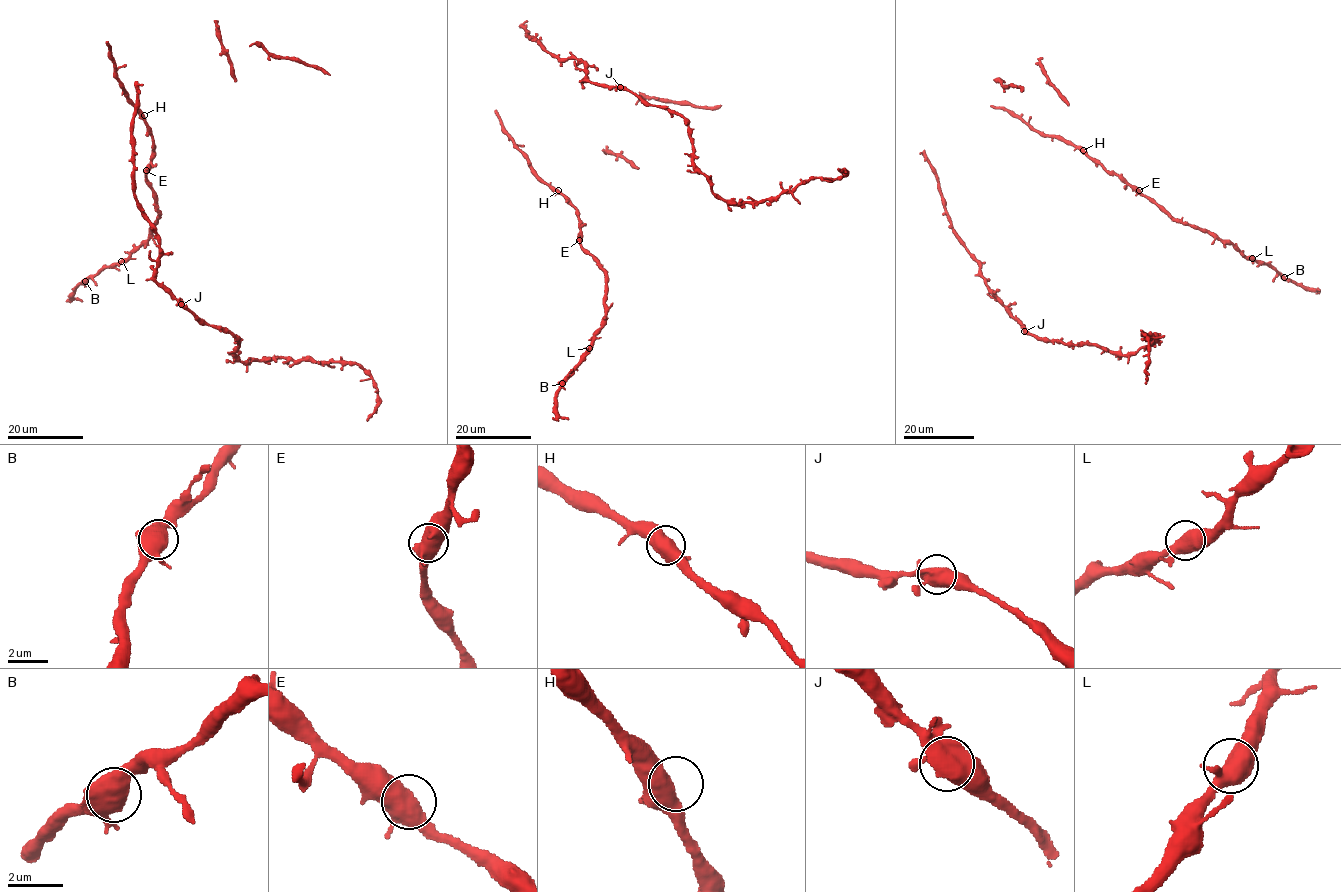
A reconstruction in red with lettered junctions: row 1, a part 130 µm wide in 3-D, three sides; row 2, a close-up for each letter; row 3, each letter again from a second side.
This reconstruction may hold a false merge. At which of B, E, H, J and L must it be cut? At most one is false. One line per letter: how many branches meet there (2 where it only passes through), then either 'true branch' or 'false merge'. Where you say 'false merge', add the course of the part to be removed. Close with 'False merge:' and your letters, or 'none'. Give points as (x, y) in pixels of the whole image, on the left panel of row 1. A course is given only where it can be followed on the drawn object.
B: branches 3; true branch
E: branches 3; true branch
H: branches 3; true branch
J: branches 3; true branch
L: branches 3; true branch
False merge: none

